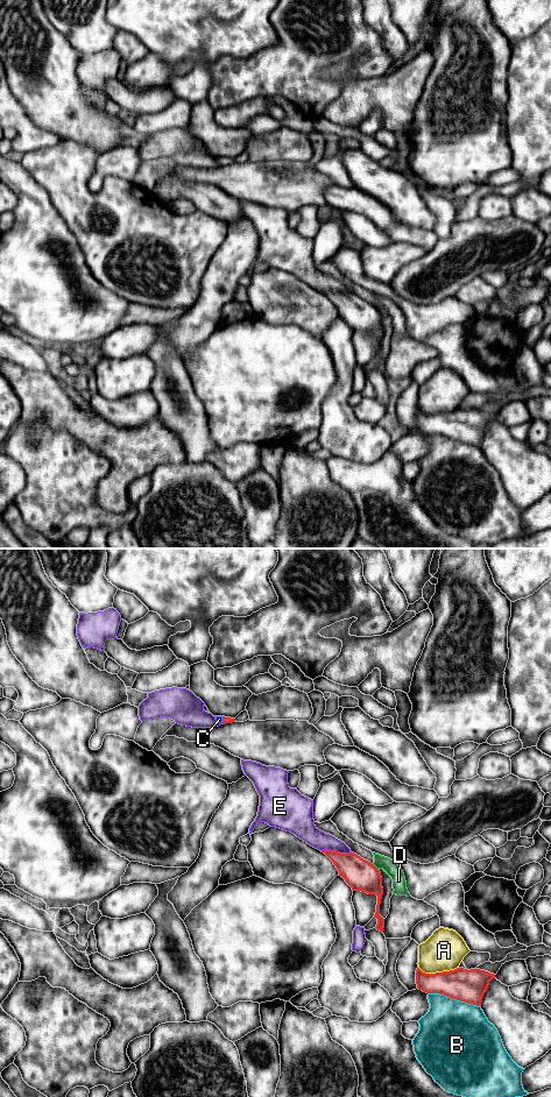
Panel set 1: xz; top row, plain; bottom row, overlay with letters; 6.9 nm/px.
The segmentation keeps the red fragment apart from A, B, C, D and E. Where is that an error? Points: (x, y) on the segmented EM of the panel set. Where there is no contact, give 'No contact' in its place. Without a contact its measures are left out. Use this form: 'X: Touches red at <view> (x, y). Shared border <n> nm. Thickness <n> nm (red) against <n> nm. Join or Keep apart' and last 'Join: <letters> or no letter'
A: Touches red at xz (438, 972). Shared border 280 nm. Thickness 220 nm (red) against 280 nm. Keep apart
B: Touches red at xz (454, 998). Shared border 360 nm. Thickness 220 nm (red) against 480 nm. Keep apart
C: Touches red at xz (223, 720). Shared border 60 nm. Thickness 50 nm (red) against 50 nm. Join
D: Touches red at xz (375, 867). Shared border 60 nm. Thickness 220 nm (red) against 100 nm. Keep apart
E: Touches red at xz (336, 851). Shared border 220 nm. Thickness 220 nm (red) against 140 nm. Keep apart
Join: C

